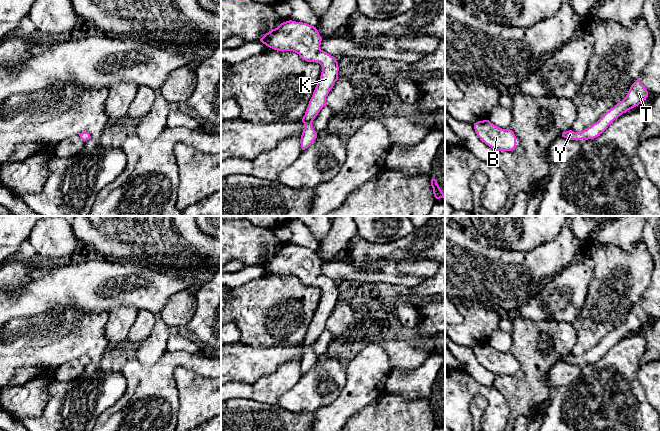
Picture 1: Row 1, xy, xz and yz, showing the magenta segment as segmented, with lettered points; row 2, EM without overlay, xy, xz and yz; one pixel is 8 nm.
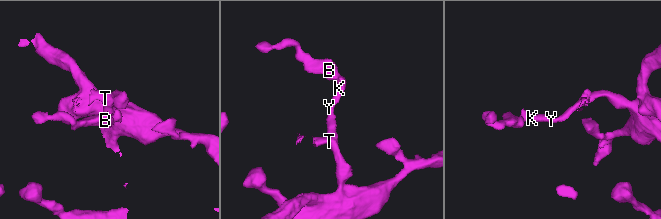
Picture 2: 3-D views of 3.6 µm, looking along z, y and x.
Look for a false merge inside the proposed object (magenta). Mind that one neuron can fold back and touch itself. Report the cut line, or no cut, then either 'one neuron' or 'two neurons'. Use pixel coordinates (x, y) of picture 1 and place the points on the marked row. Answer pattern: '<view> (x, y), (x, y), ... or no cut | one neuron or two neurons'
no cut | one neuron

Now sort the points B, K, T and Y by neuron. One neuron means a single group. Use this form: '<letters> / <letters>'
B K T Y

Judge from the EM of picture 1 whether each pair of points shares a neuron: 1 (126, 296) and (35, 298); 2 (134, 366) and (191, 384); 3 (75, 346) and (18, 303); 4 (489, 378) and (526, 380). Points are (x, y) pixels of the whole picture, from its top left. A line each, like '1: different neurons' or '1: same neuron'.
1: same neuron
2: different neurons
3: different neurons
4: different neurons

